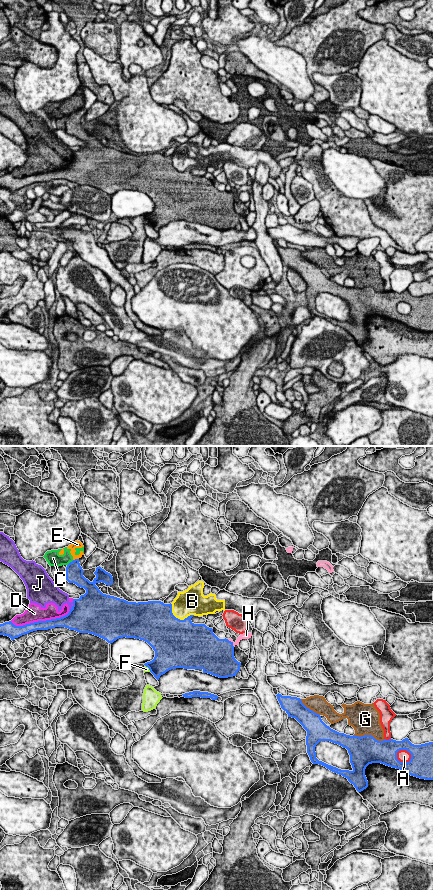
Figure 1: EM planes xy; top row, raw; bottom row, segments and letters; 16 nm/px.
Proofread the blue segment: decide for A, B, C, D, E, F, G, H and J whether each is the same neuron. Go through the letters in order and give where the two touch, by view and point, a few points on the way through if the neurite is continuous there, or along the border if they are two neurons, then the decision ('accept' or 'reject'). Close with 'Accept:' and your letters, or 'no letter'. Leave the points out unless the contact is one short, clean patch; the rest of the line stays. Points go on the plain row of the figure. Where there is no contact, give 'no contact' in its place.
A: xy (405, 301) | reject
B: xy (177, 170) | reject
C: xy (70, 114) | reject
D: xy (40, 173) | reject
E: xy (75, 111) | along xy (78, 110), (73, 112) | reject
F: xy (148, 219) | reject
G: xy (370, 287) | reject
H: xy (231, 194) | reject
J: xy (70, 161) | reject
Accept: no letter

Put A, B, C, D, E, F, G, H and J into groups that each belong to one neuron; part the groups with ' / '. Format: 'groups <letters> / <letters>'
groups A / B / C E / D G J / F / H

